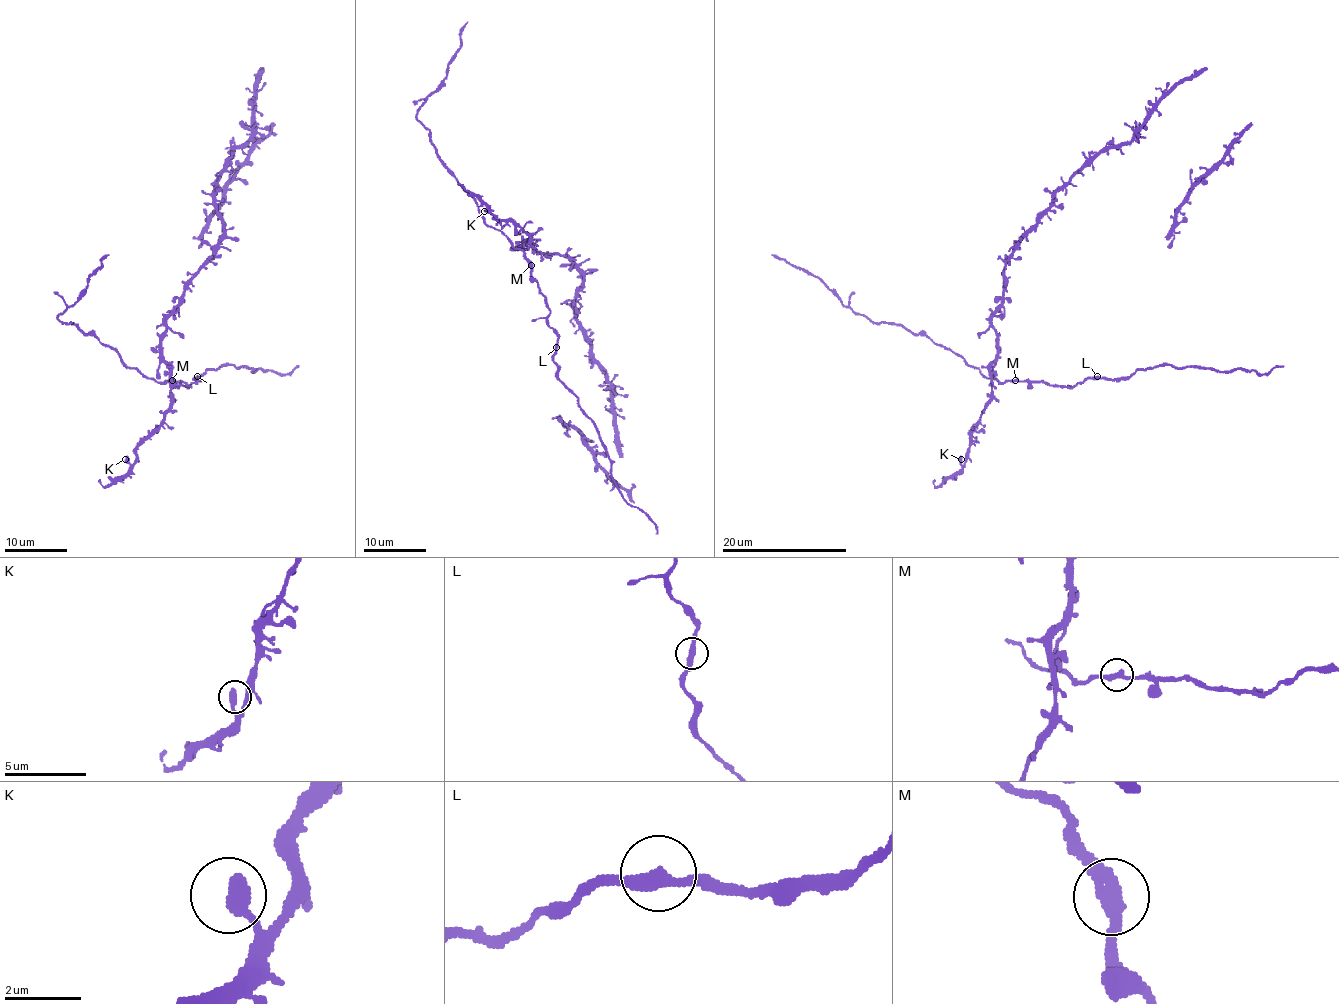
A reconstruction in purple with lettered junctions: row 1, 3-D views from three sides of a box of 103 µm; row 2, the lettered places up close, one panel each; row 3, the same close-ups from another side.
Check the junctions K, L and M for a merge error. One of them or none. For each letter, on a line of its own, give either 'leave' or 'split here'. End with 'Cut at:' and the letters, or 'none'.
K: leave
L: leave
M: leave
Cut at: none

